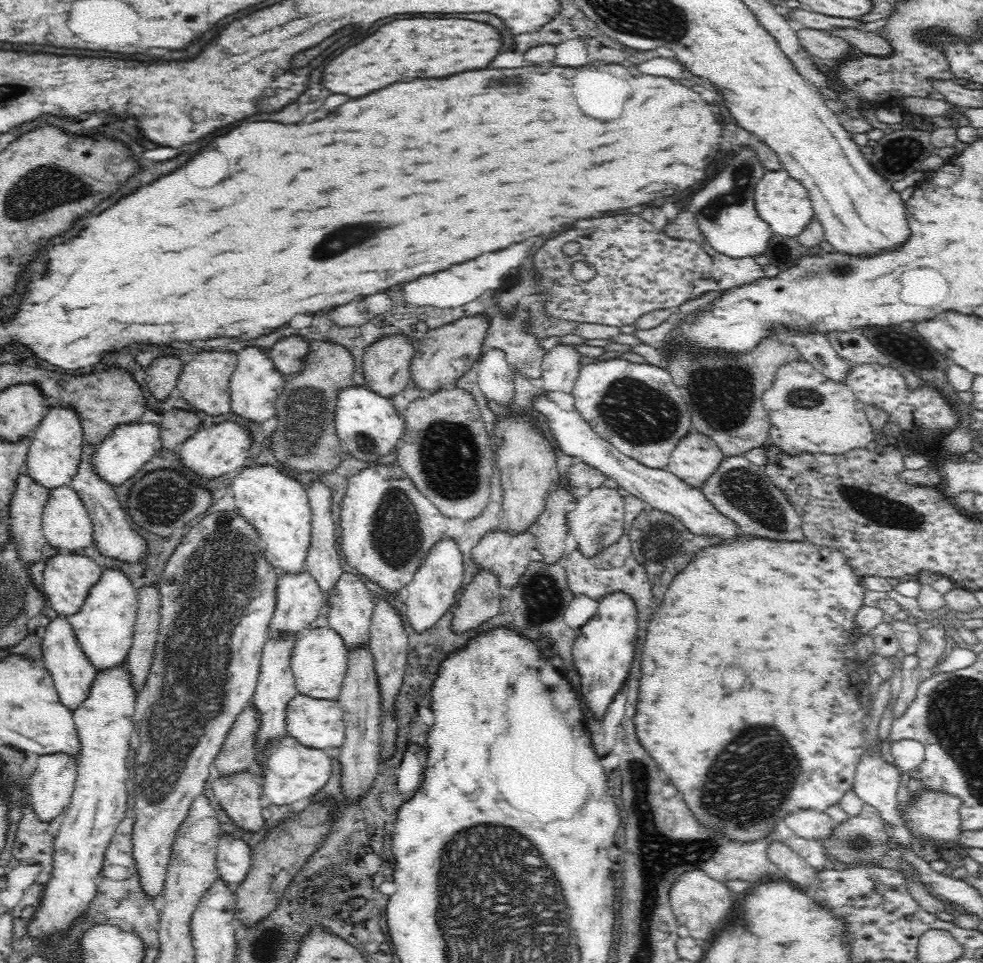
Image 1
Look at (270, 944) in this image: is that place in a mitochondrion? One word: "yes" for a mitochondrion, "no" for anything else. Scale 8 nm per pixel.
yes

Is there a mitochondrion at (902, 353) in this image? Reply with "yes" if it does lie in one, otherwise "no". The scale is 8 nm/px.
no

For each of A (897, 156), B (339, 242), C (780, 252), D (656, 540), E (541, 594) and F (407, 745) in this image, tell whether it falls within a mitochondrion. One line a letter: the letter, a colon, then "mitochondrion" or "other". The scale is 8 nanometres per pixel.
A: mitochondrion
B: mitochondrion
C: mitochondrion
D: mitochondrion
E: mitochondrion
F: other

